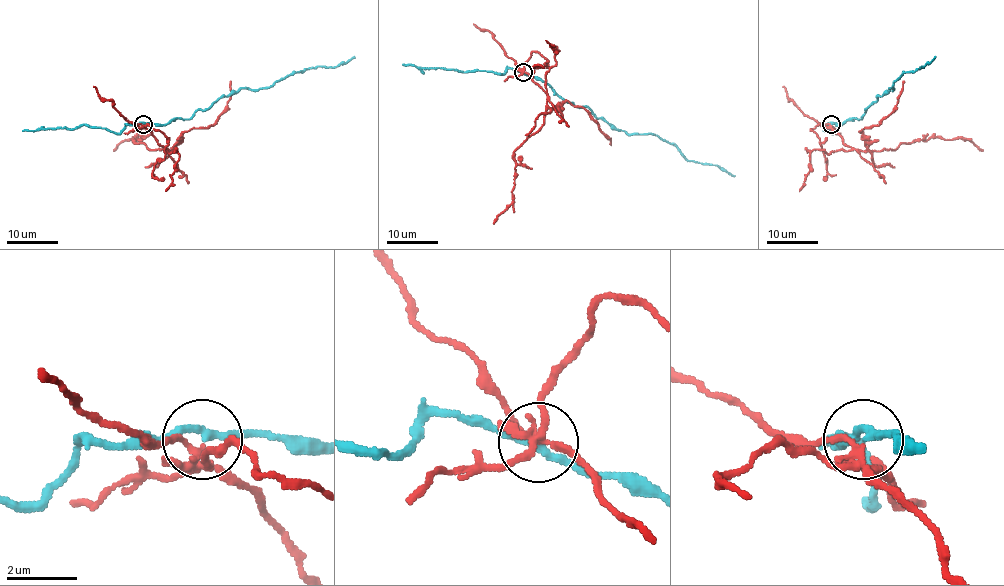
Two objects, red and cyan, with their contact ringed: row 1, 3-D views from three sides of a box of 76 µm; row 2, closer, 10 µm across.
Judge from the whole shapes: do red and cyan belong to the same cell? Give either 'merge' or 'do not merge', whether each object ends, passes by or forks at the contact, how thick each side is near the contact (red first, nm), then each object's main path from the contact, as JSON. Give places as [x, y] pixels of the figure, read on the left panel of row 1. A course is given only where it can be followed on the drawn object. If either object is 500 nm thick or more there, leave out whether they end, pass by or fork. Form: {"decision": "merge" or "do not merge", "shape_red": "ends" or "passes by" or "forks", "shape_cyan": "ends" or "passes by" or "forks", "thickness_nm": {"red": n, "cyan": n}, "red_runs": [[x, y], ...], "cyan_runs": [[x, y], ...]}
{"decision": "do not merge", "shape_red": "forks", "shape_cyan": "passes by", "thickness_nm": {"red": 190, "cyan": 180}, "red_runs": [[143, 125], [166, 150], [149, 149], [143, 143], [134, 141], [135, 138], [122, 140], [113, 150]], "cyan_runs": [[143, 124], [189, 118], [241, 88], [271, 86], [294, 72], [336, 67], [355, 57]]}

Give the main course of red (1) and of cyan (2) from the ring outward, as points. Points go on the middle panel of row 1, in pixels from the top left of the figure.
1: (523, 72), (546, 93), (545, 123), (514, 152), (513, 202), (493, 224)
2: (523, 72), (629, 134), (651, 133), (674, 145), (688, 160), (716, 165), (735, 175)

